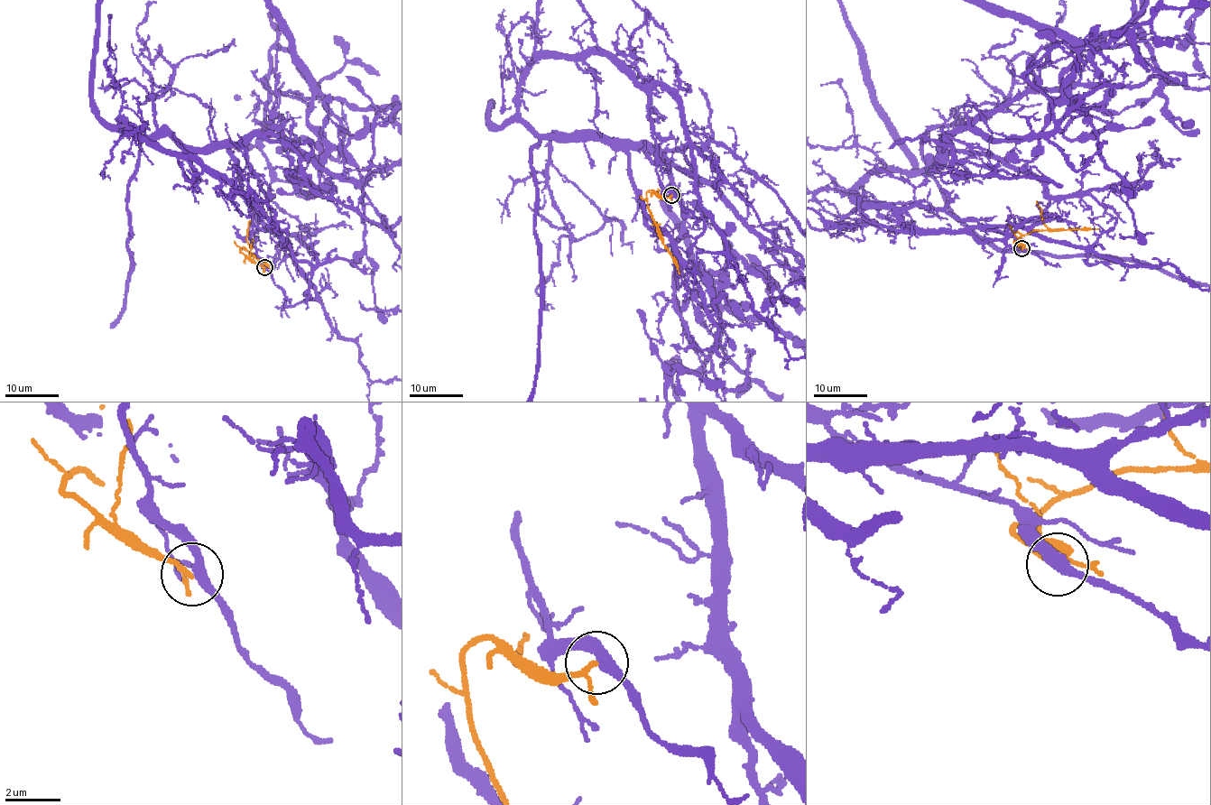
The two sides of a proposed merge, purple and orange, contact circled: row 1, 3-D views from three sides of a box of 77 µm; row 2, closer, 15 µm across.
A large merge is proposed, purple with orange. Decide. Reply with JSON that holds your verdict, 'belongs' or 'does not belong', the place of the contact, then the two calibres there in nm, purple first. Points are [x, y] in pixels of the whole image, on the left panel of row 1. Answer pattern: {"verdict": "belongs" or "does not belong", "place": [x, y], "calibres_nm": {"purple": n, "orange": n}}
{"verdict": "does not belong", "place": [264, 267], "calibres_nm": {"purple": 400, "orange": 130}}

